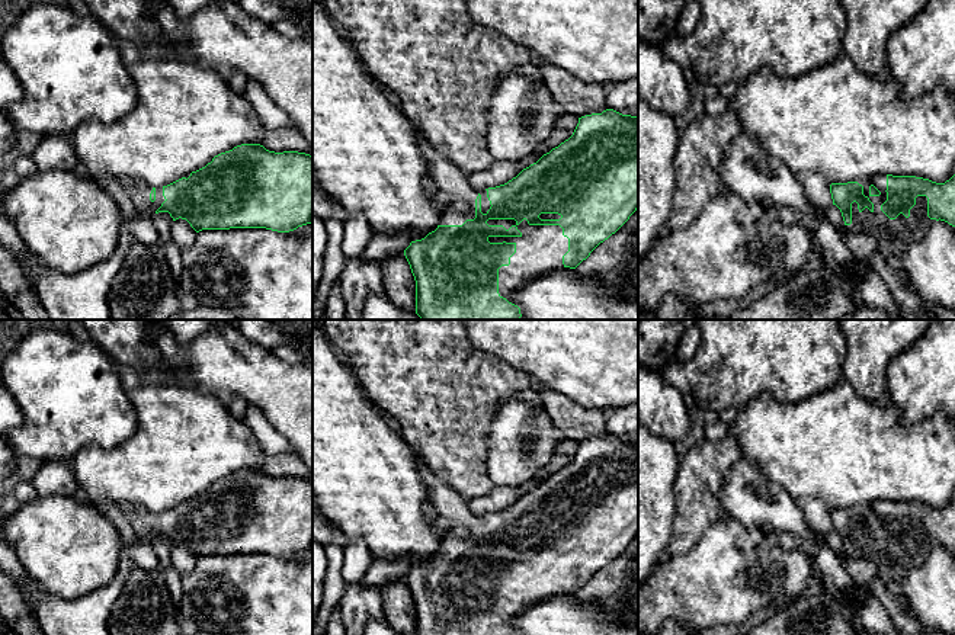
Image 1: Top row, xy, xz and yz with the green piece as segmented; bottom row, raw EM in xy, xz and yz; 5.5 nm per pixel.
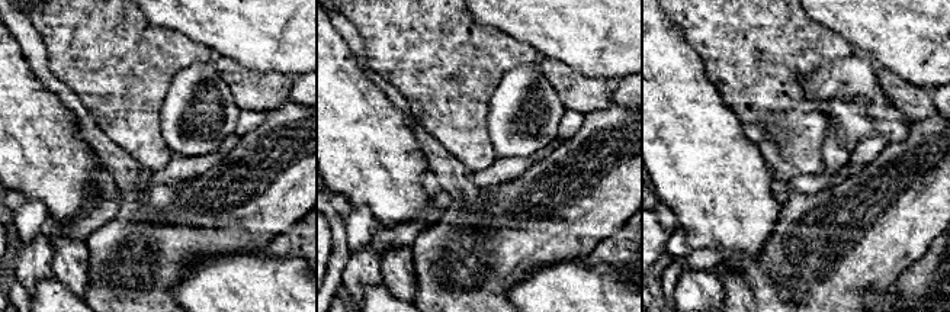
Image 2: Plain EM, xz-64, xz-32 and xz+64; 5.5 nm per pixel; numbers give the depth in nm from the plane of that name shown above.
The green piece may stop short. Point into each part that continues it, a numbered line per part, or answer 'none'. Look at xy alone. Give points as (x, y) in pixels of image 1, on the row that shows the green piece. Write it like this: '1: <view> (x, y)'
1: xy (138, 193)

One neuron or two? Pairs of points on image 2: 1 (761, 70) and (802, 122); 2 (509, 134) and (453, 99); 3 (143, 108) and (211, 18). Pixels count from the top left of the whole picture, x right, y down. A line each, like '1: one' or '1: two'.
1: one
2: two
3: two

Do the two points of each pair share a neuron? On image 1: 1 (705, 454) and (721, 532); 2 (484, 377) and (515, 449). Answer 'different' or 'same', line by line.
1: different
2: different

